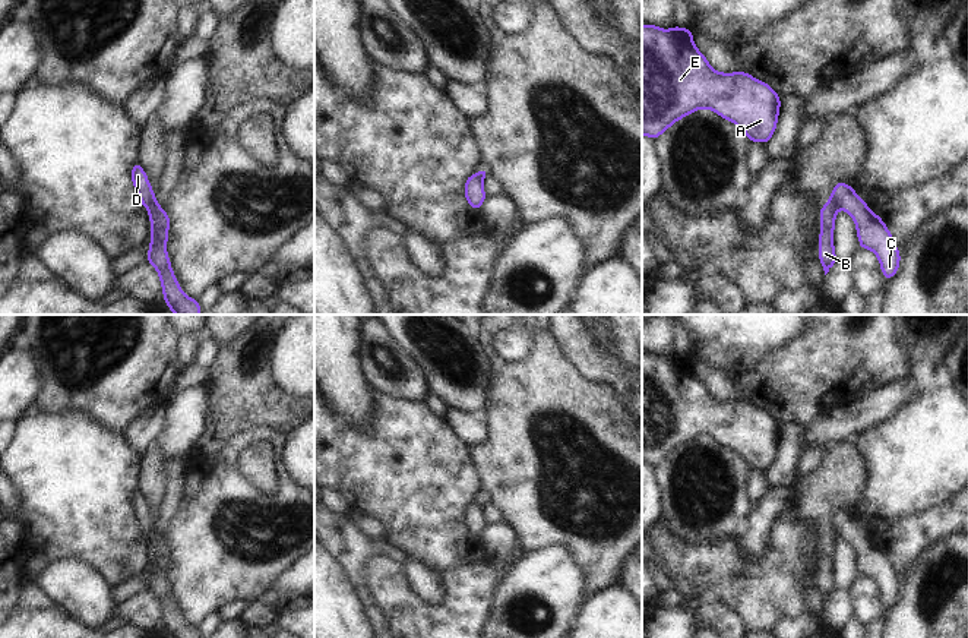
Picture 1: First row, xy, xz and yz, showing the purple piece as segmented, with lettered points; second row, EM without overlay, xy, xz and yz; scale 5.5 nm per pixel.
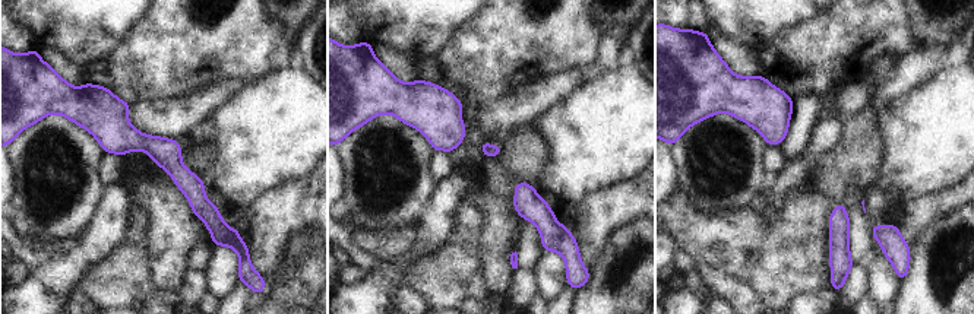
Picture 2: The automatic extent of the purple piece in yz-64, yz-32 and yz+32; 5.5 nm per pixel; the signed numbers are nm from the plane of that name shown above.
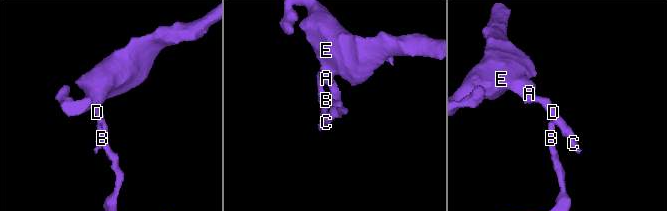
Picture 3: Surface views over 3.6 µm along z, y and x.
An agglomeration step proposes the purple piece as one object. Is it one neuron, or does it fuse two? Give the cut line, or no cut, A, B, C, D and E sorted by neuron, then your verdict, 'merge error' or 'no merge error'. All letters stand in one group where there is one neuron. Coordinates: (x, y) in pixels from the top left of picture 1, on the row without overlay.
cut yz (829, 527), (837, 536); groups A C D E / B; merge error

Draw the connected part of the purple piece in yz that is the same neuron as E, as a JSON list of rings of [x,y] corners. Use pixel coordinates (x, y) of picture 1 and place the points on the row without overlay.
[[[642,353],[642,462],[657,467],[673,451],[697,436],[711,436],[718,443],[737,452],[750,470],[766,470],[772,465],[779,440],[781,424],[765,410],[744,401],[718,401],[693,372],[693,360],[674,354],[659,357],[657,353]]]

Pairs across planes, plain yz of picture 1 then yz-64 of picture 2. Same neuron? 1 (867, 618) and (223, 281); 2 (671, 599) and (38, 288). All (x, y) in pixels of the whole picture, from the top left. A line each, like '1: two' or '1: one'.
1: one
2: two

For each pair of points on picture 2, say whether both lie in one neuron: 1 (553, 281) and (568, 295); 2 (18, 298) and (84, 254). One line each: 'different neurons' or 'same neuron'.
1: different neurons
2: same neuron

